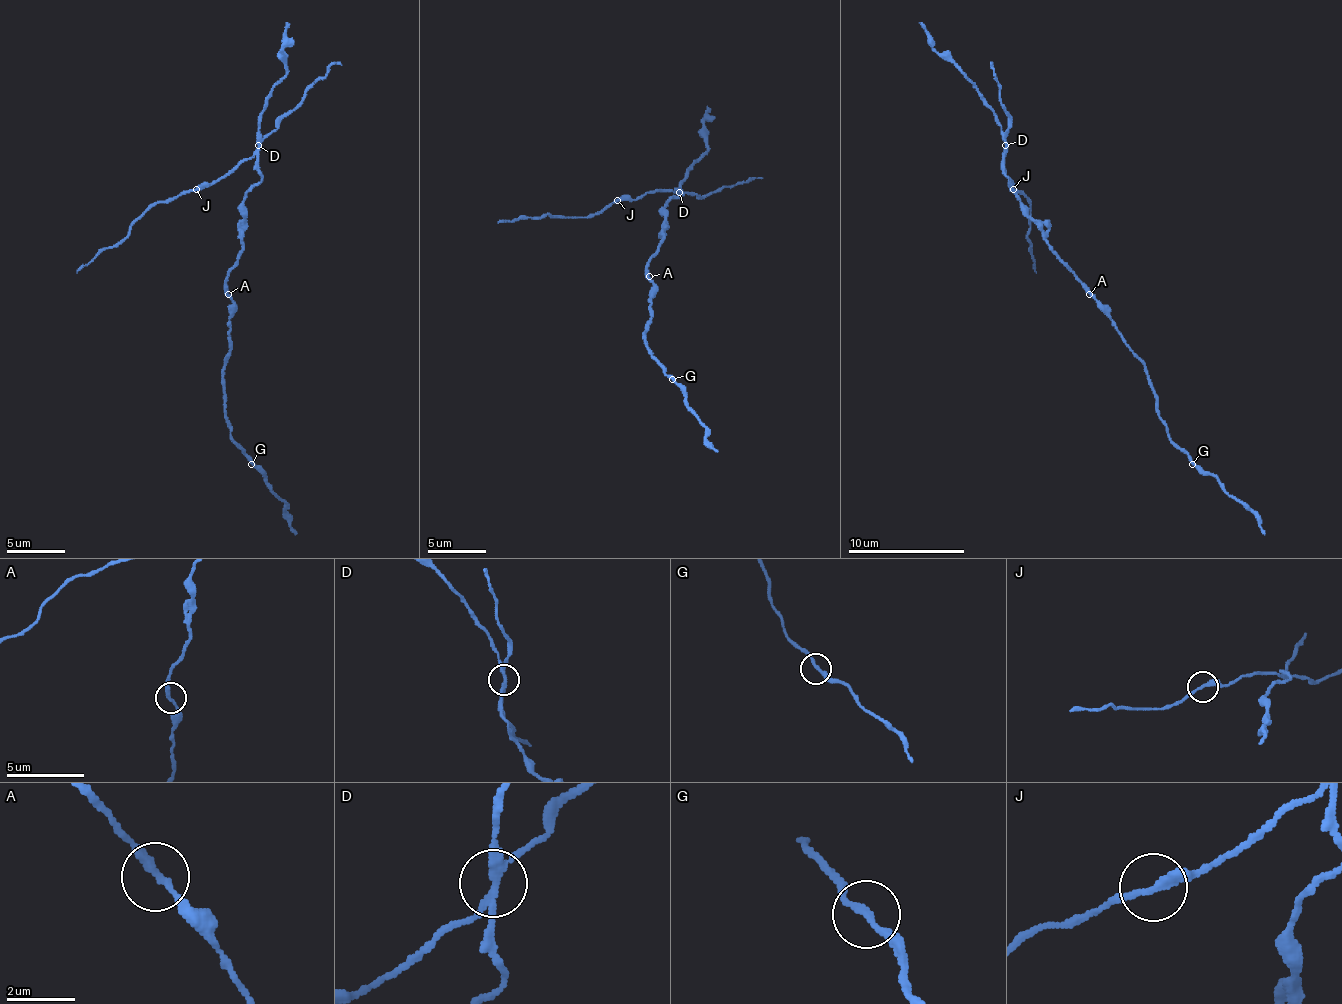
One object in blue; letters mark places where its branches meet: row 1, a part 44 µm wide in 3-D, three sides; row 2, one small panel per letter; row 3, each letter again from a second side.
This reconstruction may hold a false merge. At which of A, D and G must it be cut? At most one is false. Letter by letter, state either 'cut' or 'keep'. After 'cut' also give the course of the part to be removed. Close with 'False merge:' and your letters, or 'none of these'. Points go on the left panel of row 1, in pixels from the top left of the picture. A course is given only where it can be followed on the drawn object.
A: keep
D: cut; foreign part runs (257, 145), (251, 156), (225, 174), (172, 200), (152, 203), (123, 238), (102, 247), (76, 273)
G: keep
False merge: D

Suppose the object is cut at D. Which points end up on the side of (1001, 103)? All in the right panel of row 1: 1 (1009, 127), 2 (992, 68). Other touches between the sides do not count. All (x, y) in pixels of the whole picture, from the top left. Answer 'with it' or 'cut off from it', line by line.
1: with it
2: with it

